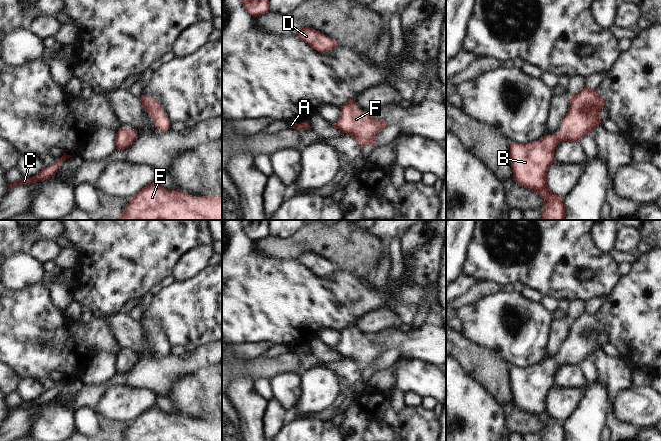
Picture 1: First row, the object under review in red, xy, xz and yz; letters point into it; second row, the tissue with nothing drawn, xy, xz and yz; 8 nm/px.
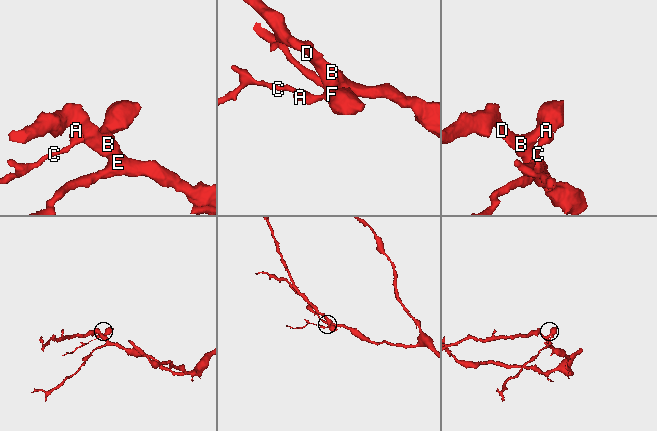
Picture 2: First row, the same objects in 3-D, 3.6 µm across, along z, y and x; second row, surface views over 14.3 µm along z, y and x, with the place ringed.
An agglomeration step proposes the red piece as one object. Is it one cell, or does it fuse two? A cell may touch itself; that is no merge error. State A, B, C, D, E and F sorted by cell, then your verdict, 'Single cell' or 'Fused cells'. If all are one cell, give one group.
Groups: A B C D E F. Single cell.

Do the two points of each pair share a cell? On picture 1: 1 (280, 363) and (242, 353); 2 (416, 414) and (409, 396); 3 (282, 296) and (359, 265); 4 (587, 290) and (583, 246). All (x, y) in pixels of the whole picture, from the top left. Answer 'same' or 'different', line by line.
1: different
2: different
3: different
4: same

